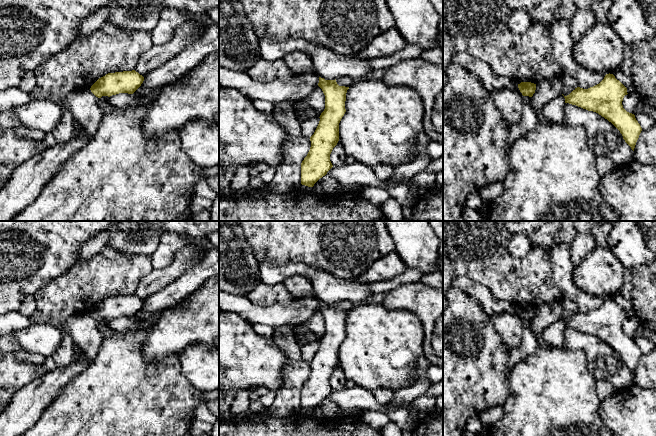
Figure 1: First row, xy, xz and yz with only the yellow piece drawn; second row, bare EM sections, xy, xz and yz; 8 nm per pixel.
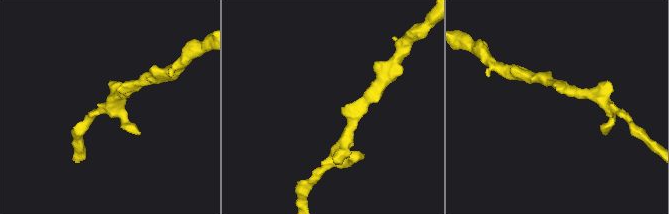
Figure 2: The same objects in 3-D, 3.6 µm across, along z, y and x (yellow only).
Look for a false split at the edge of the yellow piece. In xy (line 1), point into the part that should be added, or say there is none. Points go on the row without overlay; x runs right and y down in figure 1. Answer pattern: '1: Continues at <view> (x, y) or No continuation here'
1: No continuation here

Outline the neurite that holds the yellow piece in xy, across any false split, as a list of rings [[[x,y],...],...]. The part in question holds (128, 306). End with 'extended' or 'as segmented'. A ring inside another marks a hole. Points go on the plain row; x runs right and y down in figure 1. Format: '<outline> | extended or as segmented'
[[[135,294],[108,297],[99,302],[90,312],[98,322],[119,317],[133,318],[143,307],[144,301]]] | as segmented

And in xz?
[[[321,301],[318,310],[325,319],[325,333],[310,361],[310,374],[301,387],[301,408],[308,411],[313,411],[333,391],[330,378],[339,365],[339,347],[346,336],[346,317],[349,313],[339,310],[336,303],[325,304]]] | as segmented

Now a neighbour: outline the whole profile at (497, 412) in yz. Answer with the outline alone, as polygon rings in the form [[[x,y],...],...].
[[[502,406],[491,407],[482,412],[478,418],[481,420],[483,426],[490,428],[504,415],[504,409]]]

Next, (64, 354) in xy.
[[[62,330],[62,341],[52,358],[57,367],[64,367],[71,363],[74,358],[74,341],[68,331]]]

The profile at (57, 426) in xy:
[[[161,312],[134,316],[144,322],[142,328],[130,335],[104,338],[97,356],[62,388],[37,422],[20,436],[191,436],[194,410],[205,400],[184,377],[179,354],[169,355],[157,364],[148,364],[142,355],[142,344],[160,316]]]

